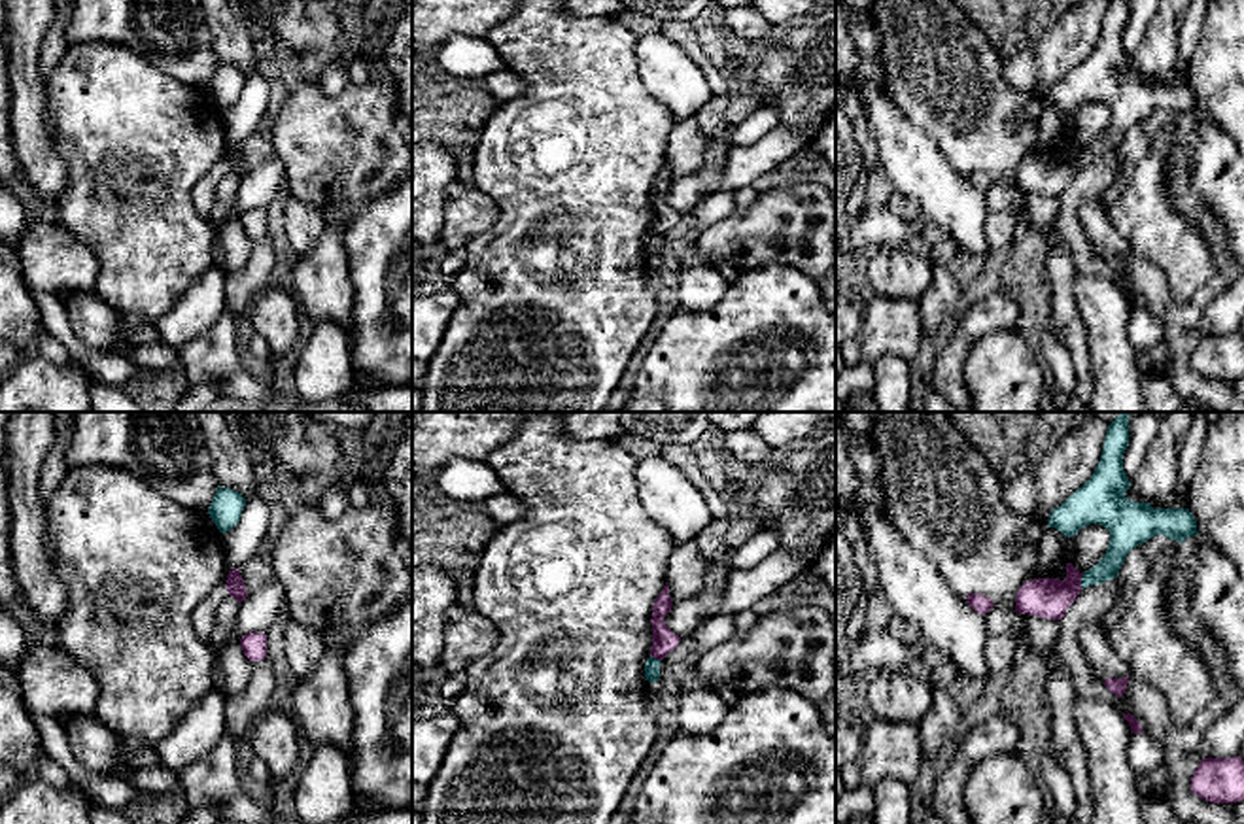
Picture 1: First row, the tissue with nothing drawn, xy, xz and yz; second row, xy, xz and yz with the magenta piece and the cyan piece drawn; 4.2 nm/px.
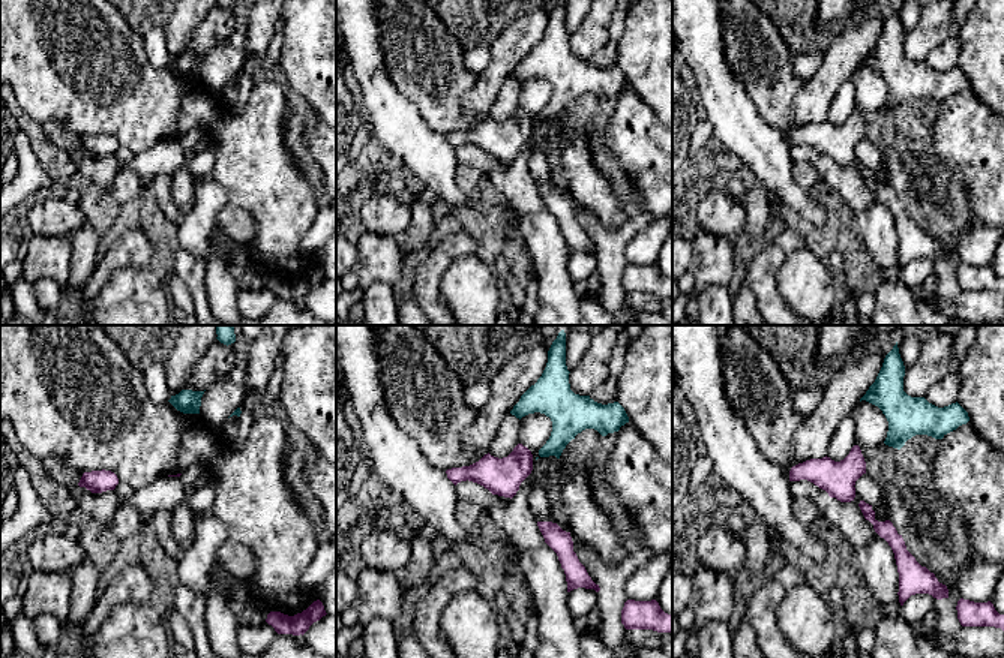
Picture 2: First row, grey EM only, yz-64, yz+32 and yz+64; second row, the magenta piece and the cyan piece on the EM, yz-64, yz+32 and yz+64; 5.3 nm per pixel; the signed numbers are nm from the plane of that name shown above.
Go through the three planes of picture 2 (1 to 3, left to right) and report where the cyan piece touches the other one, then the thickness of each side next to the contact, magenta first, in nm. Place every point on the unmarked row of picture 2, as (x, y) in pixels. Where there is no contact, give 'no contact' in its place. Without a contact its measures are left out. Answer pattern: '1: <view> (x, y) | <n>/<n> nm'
1: no contact
2: no contact
3: no contact

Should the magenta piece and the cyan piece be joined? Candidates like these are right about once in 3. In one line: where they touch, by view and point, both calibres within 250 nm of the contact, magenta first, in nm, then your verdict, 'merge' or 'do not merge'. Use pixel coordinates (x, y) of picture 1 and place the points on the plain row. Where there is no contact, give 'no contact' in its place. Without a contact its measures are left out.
yz (1080, 157) | 180/110 nm | do not merge

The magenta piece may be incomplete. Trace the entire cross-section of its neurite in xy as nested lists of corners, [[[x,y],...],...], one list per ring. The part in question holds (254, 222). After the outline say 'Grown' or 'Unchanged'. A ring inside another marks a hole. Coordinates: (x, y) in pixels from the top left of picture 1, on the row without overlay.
[[[246,210],[240,215],[244,232],[251,238],[259,238],[267,234],[267,212],[265,210]]]. Unchanged

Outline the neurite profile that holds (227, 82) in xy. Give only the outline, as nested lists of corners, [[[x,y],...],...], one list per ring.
[[[217,64],[208,91],[221,110],[231,108],[240,98],[246,77],[242,70],[231,64]]]

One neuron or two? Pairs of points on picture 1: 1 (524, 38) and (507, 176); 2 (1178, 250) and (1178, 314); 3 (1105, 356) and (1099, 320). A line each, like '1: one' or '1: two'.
1: one
2: two
3: one

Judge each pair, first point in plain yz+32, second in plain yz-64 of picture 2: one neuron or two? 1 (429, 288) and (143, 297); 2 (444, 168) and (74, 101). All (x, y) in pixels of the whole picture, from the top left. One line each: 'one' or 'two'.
1: two
2: two

